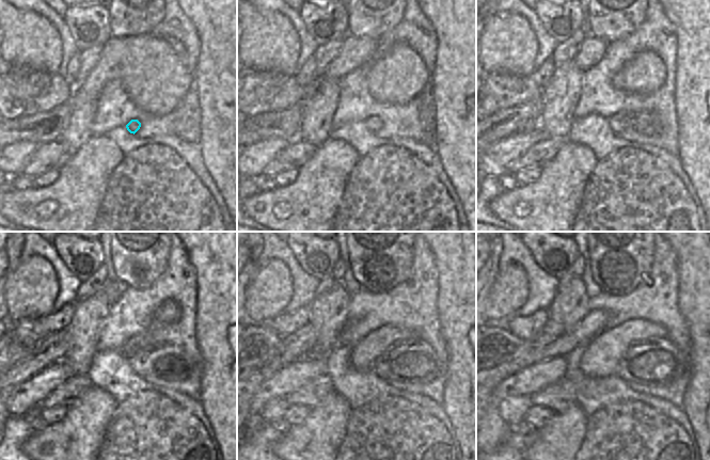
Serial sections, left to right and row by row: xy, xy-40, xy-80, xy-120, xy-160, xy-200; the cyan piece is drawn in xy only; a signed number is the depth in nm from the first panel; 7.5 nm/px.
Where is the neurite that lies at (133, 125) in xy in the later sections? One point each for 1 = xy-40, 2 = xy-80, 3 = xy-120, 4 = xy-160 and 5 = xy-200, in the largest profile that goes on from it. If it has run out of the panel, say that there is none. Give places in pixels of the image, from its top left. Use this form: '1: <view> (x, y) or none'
1: xy-40 (374, 124)
2: xy-80 (642, 121)
3: xy-120 (167, 362)
4: xy-160 (412, 361)
5: xy-200 (649, 362)

